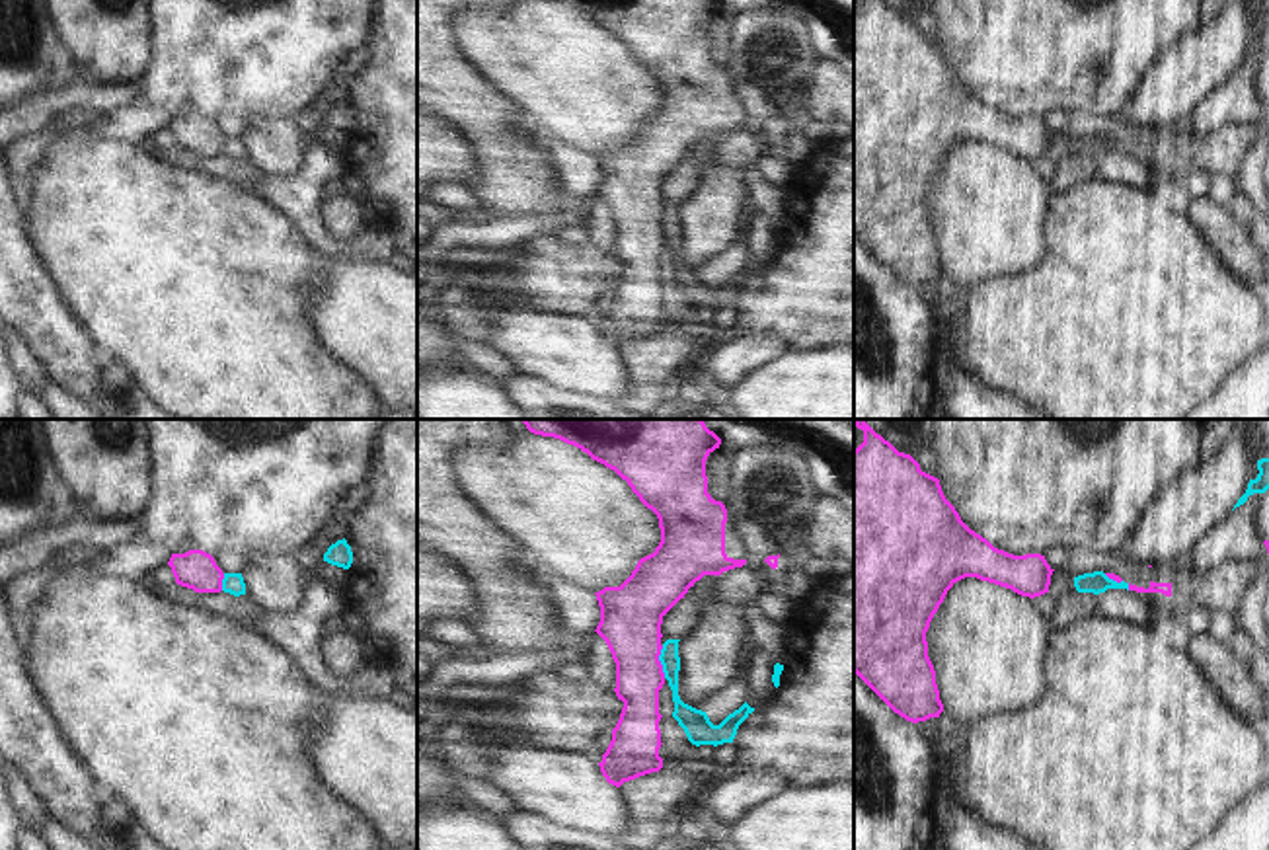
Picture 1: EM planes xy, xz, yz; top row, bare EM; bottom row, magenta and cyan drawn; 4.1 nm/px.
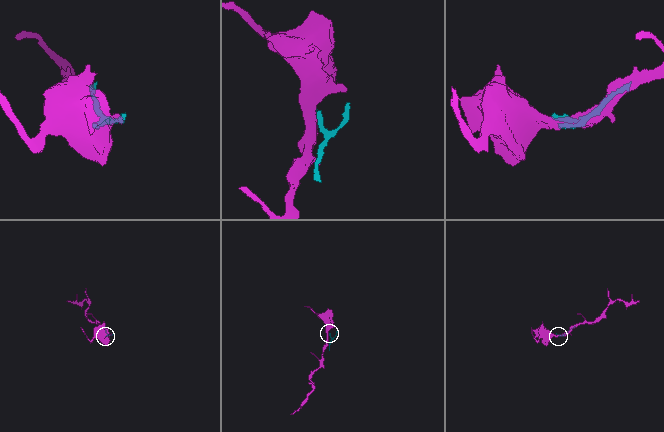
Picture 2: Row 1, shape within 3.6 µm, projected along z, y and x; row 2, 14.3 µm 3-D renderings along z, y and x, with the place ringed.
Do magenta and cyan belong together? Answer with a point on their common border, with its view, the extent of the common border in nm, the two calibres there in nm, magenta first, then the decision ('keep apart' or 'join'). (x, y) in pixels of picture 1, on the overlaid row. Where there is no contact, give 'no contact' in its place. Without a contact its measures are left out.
xz (659, 661) | 140 nm | 260/90 nm | keep apart

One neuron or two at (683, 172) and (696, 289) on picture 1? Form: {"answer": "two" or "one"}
{"answer": "one"}

